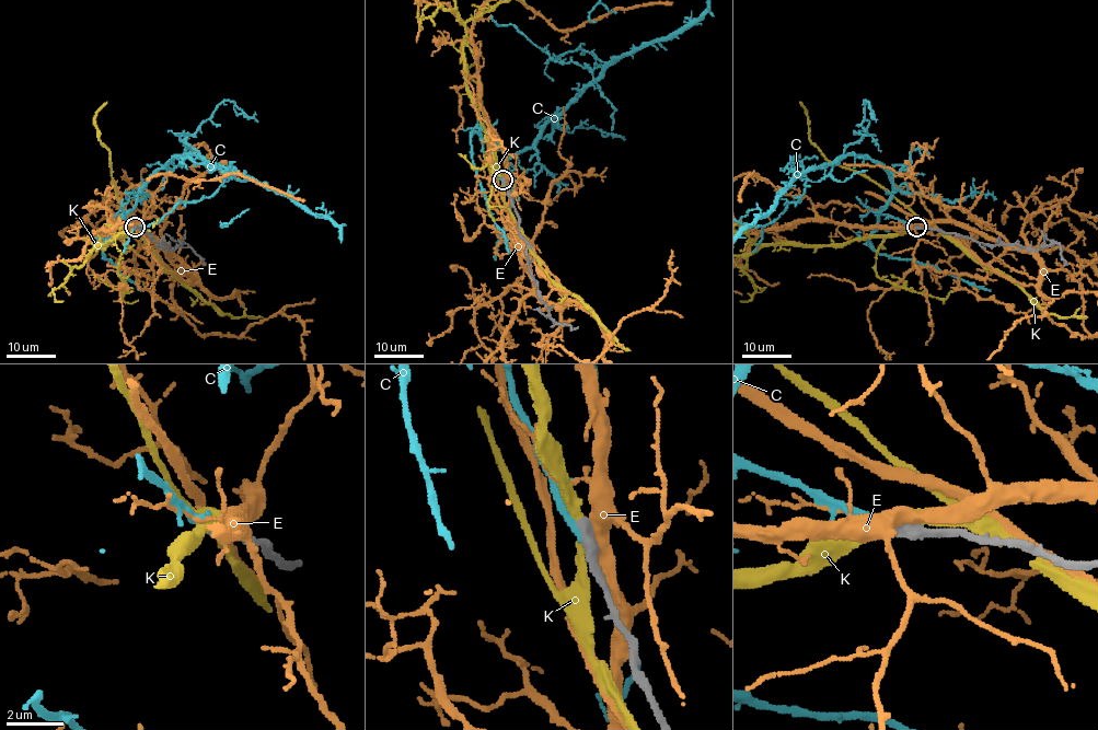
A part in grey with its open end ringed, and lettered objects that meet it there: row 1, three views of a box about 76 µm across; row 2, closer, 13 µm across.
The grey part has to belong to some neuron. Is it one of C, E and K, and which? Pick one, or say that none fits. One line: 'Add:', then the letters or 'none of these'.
Add: C

